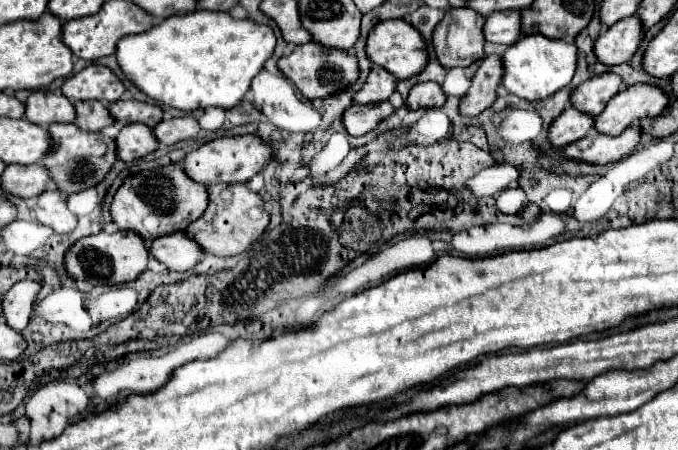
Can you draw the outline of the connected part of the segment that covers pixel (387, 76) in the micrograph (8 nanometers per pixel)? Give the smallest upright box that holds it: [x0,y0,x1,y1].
[354,65,396,105]

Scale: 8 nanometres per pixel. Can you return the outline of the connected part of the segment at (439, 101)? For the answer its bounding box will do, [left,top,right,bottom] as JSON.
[406,83,446,109]

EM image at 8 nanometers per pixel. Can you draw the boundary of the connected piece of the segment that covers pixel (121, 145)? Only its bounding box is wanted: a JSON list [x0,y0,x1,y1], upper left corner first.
[116,125,158,161]

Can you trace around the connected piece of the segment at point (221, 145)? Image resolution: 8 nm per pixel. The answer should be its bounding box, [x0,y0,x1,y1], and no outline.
[184,133,274,187]

